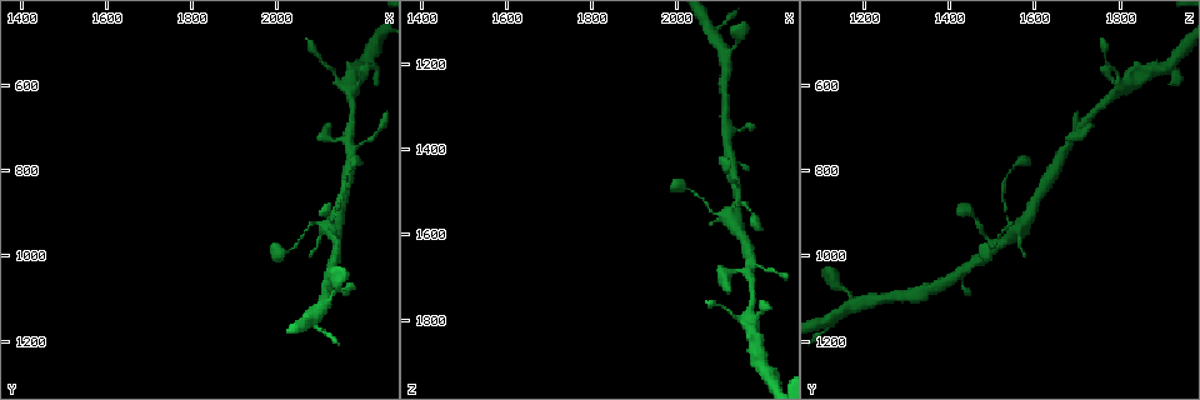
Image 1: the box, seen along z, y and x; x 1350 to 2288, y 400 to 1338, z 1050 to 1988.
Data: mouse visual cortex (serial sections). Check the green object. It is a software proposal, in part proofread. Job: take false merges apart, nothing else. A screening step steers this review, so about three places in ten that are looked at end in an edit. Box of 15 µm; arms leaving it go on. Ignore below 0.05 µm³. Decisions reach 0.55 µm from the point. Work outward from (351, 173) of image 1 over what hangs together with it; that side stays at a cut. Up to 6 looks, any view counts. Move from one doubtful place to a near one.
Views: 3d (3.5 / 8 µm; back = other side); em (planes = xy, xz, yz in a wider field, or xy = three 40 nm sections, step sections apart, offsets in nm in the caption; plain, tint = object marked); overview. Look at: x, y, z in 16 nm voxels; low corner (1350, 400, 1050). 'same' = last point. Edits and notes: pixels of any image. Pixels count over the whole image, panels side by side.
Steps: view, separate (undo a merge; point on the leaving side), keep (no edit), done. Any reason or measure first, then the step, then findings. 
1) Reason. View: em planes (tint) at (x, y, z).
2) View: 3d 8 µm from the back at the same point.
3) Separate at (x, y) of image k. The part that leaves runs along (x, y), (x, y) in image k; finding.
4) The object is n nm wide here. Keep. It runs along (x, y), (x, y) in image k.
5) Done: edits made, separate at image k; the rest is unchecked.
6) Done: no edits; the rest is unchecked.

Looks like a crossing. View: 3d 3.5 µm from the back at (2110, 940, 1550).

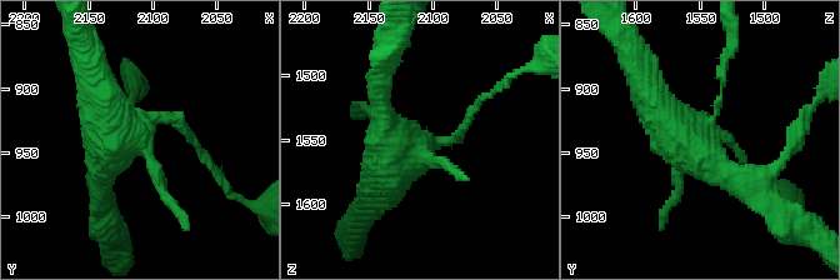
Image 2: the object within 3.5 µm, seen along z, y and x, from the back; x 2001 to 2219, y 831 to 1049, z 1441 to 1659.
Now the EM. View: em xy step 1 (tint) at (2114, 936, 1552).

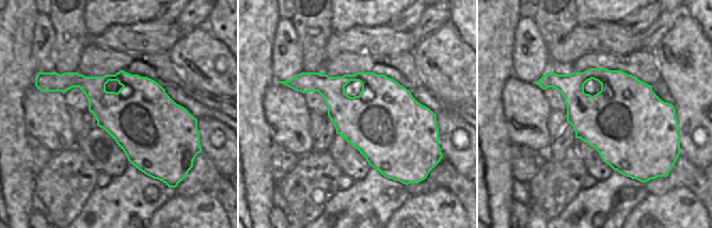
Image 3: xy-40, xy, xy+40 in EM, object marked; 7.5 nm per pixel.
Keep. All the same cell.

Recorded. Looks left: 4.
Three-way junction. View: 3d 3.5 µm at (2170, 730, 1685).

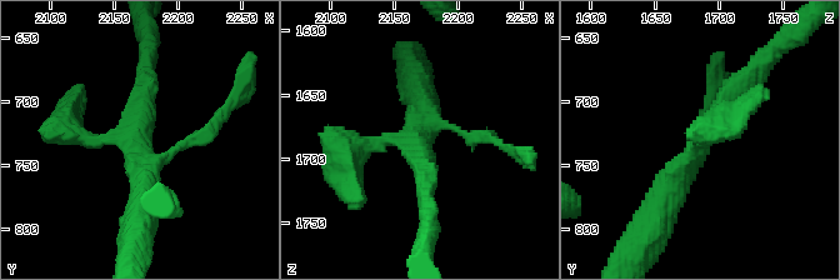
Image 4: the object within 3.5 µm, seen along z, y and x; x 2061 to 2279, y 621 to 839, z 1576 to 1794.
View: em planes (tint) at (2166, 736, 1682).

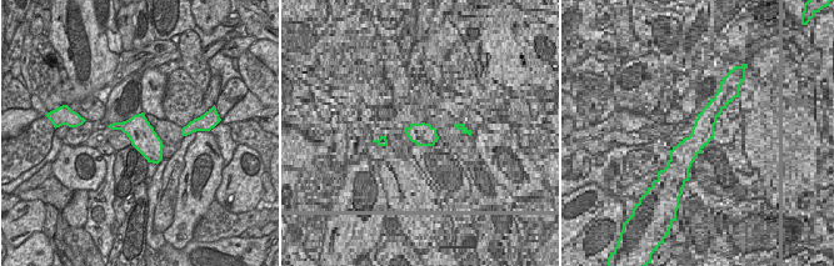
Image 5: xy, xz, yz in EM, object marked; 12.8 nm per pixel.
Keep. It runs along (656, 214), (701, 134), (746, 76) in image 4; all the same cell.

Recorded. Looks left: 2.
Sudden change in width. View: 3d 8 µm at (2135, 580, 1800).

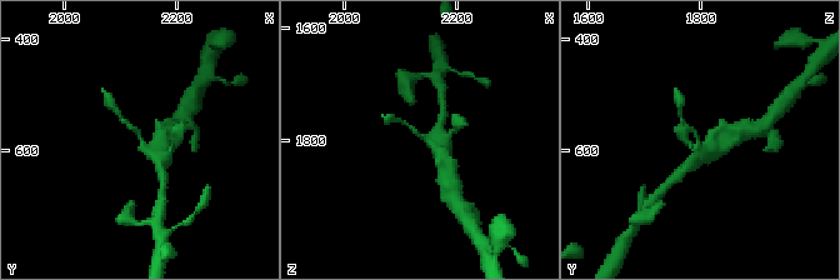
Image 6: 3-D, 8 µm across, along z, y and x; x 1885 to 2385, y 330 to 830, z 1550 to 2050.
Zoom in. View: 3d 3.5 µm at (2135, 580, 1795).

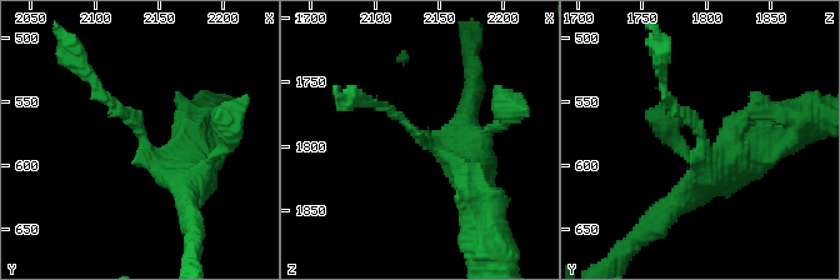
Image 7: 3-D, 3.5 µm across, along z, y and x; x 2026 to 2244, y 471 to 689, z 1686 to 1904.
Separate at (119, 113) of image 7. The part that leaves runs along (143, 138), (66, 49) in image 7; two cells meet here.

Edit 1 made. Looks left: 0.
Done: edits made, separate at image 7; the rest is unchecked.

